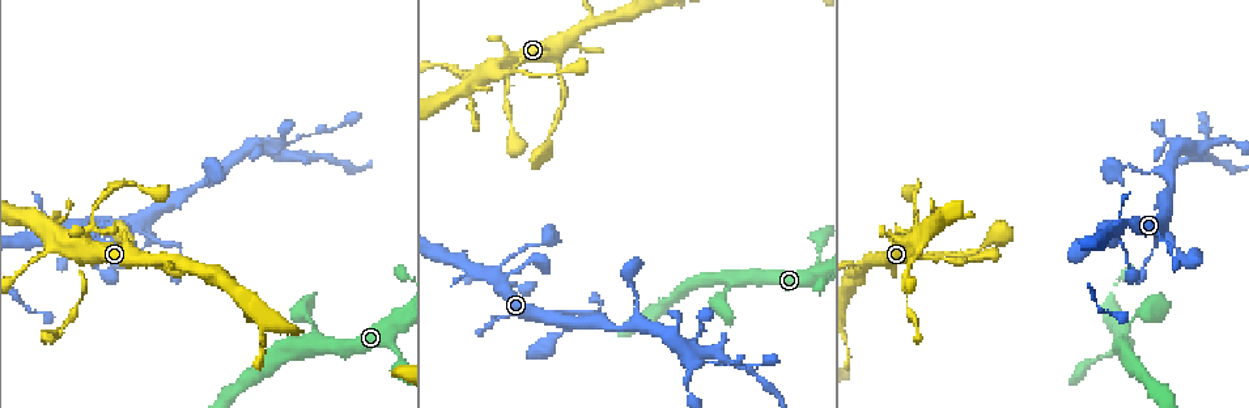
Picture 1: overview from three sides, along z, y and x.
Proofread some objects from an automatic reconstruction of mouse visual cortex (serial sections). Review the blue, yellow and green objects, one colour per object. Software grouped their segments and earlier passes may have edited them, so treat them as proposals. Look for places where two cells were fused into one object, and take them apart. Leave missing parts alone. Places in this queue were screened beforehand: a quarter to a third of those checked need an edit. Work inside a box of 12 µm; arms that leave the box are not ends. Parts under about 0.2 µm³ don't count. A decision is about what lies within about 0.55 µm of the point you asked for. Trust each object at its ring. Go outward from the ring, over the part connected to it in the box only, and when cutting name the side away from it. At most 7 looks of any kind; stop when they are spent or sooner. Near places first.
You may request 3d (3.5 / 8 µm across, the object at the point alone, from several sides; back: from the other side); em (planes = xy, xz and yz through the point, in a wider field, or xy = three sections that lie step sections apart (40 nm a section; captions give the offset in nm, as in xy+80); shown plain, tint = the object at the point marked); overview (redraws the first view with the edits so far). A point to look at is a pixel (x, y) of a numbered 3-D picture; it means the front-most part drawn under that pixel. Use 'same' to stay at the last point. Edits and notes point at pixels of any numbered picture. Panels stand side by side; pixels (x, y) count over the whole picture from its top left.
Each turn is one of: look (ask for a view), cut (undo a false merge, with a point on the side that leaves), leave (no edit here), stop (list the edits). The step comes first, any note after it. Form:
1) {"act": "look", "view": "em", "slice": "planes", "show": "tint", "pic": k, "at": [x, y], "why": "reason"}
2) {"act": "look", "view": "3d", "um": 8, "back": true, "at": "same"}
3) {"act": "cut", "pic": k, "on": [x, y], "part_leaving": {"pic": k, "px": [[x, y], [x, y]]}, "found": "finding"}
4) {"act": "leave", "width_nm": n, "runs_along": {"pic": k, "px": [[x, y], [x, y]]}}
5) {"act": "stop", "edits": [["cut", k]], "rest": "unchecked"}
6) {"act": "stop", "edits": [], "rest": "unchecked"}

{"act": "look", "view": "3d", "um": 3.5, "pic": 1, "at": [497, 68], "why": "sudden change in width"}

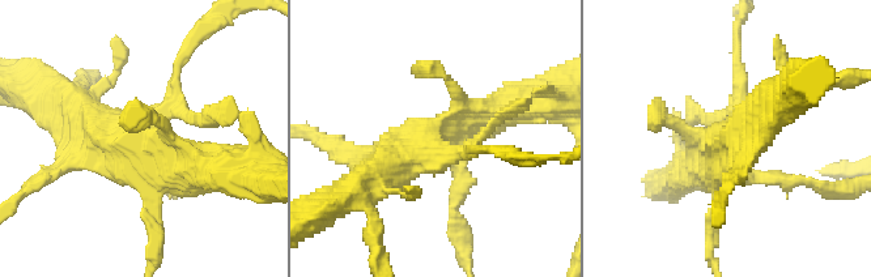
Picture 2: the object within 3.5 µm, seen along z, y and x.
{"act": "look", "view": "em", "slice": "xy", "step": 2, "show": "tint", "pic": 2, "at": [429, 141], "why": "shape alone is not enough"}

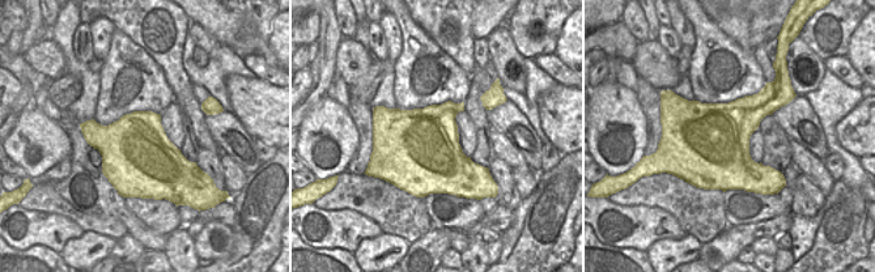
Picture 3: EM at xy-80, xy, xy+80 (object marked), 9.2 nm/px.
{"act": "leave", "found": "all the same cell"}

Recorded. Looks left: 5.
{"act": "look", "view": "3d", "um": 3.5, "pic": 1, "at": [308, 320], "why": "thick turns thin"}

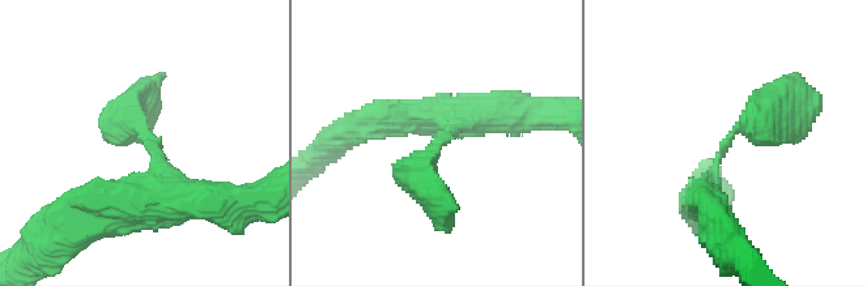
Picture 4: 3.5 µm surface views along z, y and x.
{"act": "look", "view": "em", "slice": "xy", "step": 5, "show": "tint", "pic": 4, "at": [729, 135]}

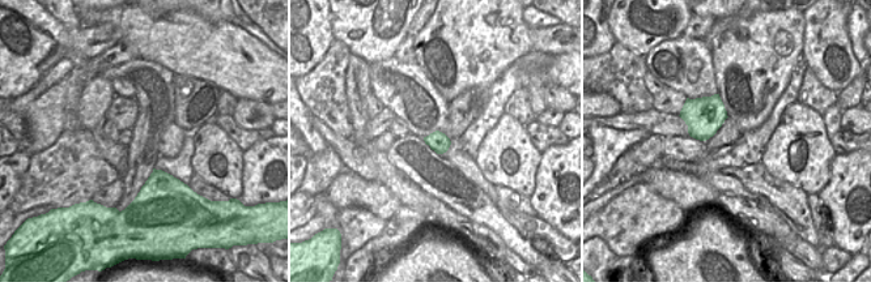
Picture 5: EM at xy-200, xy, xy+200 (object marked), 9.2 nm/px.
{"act": "leave", "runs_along": {"pic": 4, "px": [[704, 200], [736, 128], [794, 103]]}, "found": "one cell here"}

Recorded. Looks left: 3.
{"act": "look", "view": "3d", "um": 8, "pic": 1, "at": [1201, 148], "why": "small branch off a trunk"}

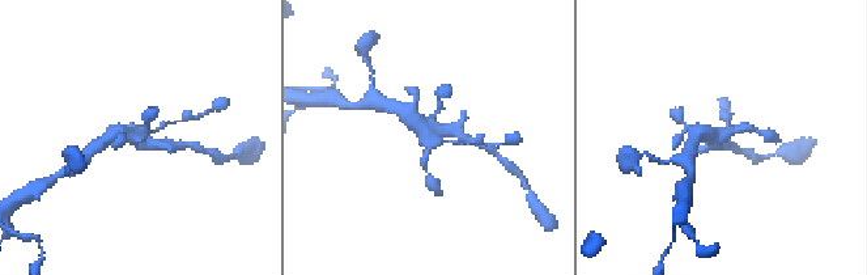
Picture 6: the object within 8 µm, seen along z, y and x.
{"act": "look", "view": "em", "slice": "xy", "step": 2, "show": "tint", "pic": 6, "at": [719, 140]}

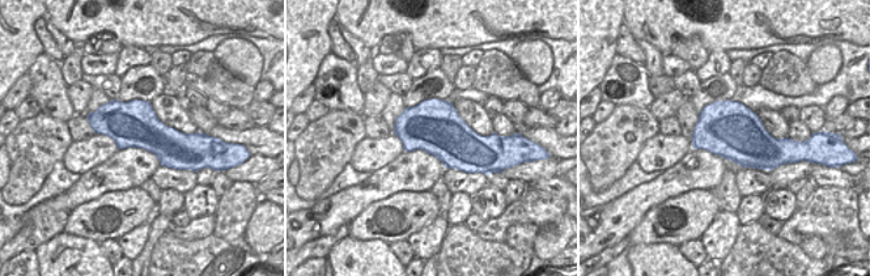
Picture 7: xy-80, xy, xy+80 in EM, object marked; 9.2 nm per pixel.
{"act": "leave", "runs_along": {"pic": 6, "px": [[402, 109], [430, 135], [466, 138]]}, "found": "one cell here"}

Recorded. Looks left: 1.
{"act": "stop", "edits": [], "rest": "unchecked"}

